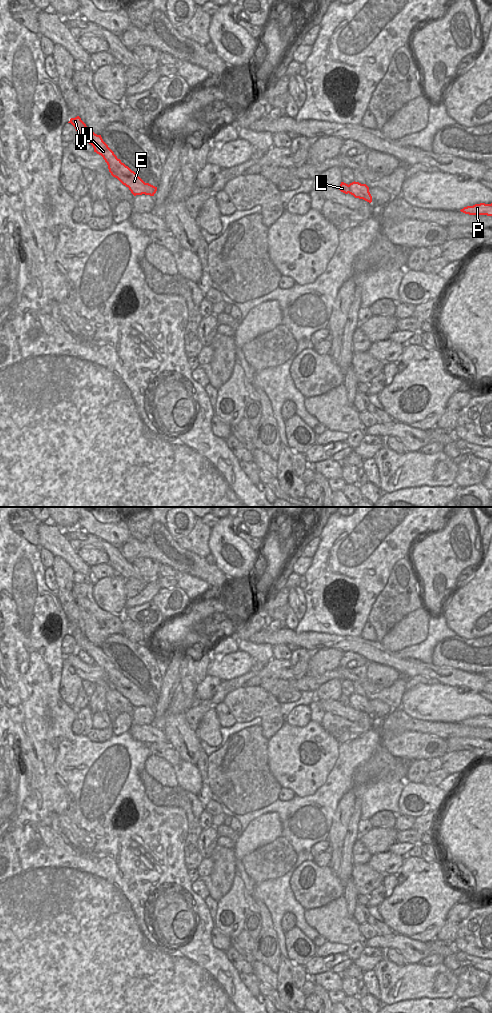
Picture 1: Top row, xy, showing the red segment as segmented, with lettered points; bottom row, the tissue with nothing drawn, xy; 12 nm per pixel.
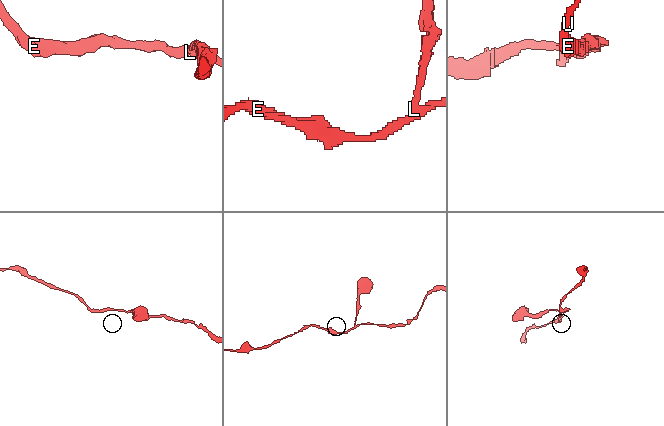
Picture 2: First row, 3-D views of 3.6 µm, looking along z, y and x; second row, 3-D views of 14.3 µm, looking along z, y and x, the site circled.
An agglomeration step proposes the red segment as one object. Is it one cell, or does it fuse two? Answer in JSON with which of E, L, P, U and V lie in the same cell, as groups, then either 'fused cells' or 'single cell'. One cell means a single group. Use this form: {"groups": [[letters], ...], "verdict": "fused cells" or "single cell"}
{"groups": [["E", "P", "U", "V"], ["L"]], "verdict": "fused cells"}

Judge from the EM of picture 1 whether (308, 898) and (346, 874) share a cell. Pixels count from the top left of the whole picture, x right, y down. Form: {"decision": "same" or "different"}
{"decision": "different"}

